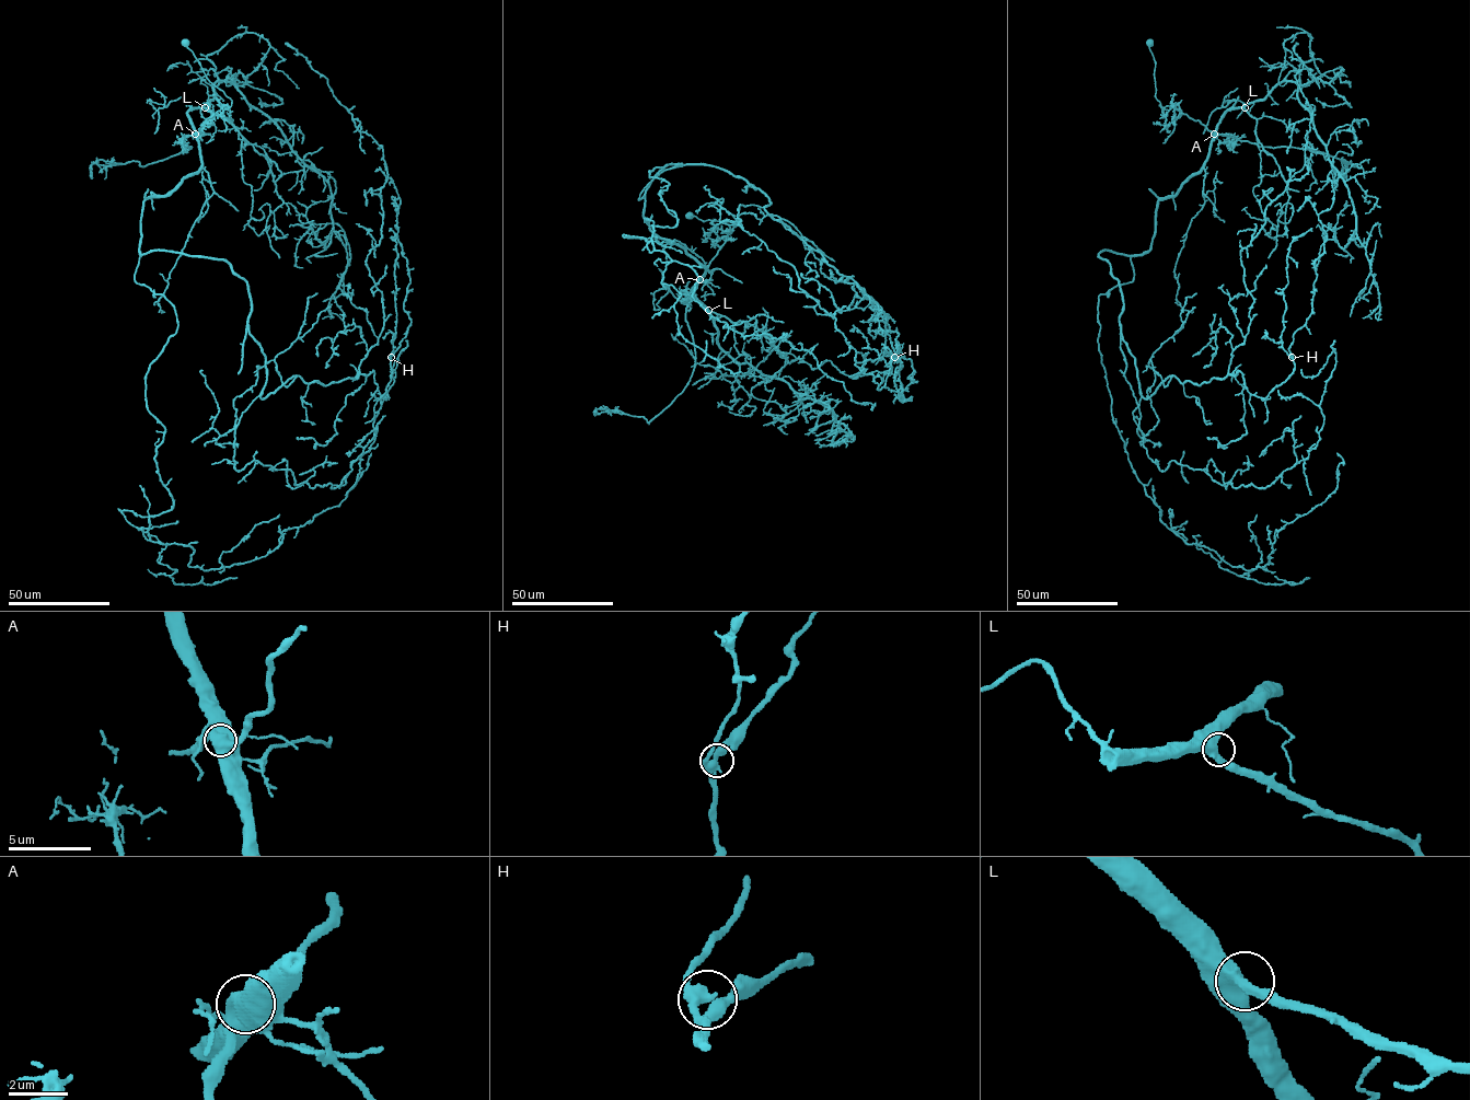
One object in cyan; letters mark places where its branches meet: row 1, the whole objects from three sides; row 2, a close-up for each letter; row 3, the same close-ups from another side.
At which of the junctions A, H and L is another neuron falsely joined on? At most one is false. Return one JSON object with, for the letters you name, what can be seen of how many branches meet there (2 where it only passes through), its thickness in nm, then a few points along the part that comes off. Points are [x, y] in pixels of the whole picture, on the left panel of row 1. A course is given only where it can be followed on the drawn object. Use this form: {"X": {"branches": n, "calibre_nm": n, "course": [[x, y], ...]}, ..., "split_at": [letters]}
{"A": {"branches": 2, "calibre_nm": 750, "course": [[195, 134], [182, 141], [191, 148], [145, 165], [138, 162], [120, 163], [100, 159], [90, 169], [92, 178]]}, "split_at": ["A"]}

